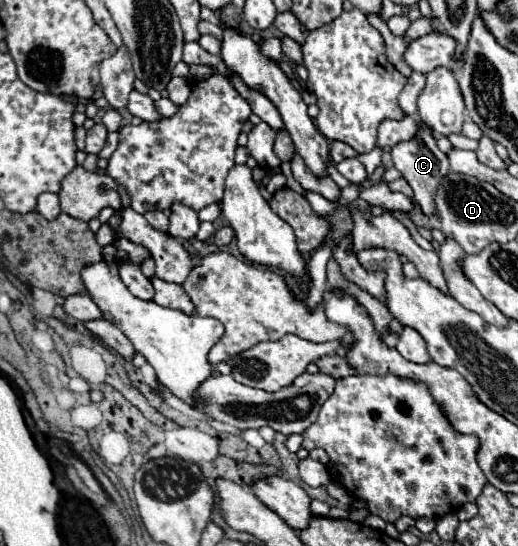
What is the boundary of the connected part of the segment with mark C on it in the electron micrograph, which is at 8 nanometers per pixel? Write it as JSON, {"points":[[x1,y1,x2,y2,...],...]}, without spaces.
{"points":[[421,123,421,133,417,133,417,137,409,139,409,141,401,141,401,145,395,145,391,149,391,157,395,167,403,173,403,177,409,181,409,185,413,187,413,199,421,205,421,209,431,215,435,211,433,205,433,191,435,187,441,183,441,179,447,175,449,171,449,161,447,155,439,151,437,147,437,139,433,129,429,129,429,125]]}

